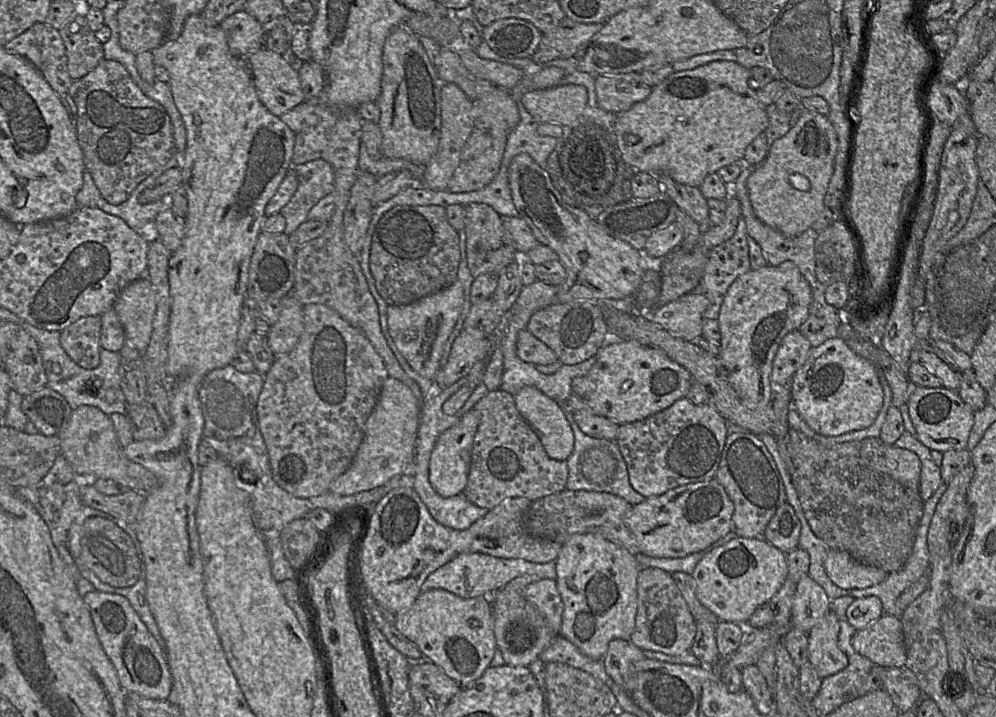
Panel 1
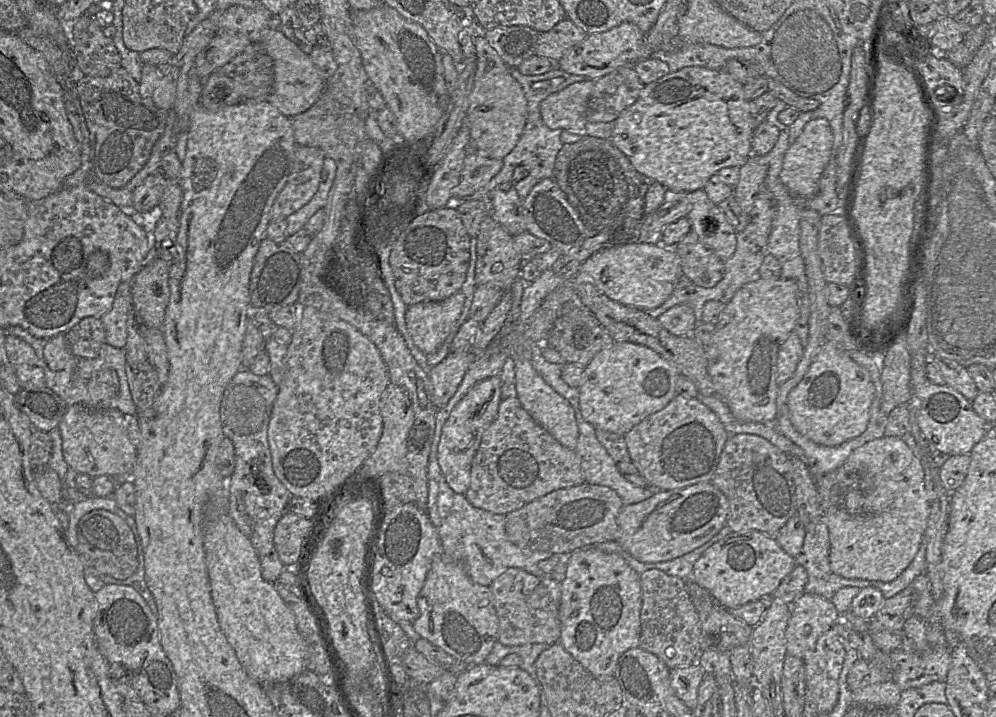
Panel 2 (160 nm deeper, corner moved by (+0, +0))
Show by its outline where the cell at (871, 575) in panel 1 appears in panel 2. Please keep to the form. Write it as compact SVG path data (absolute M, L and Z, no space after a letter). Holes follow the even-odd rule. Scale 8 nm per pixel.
M884 436L853 450L844 462L843 469L851 477L860 478L864 505L863 512L859 514L848 513L840 504L831 506L823 513L830 540L830 568L833 573L846 579L891 582L912 562L927 529L930 505L923 466L902 438Z

